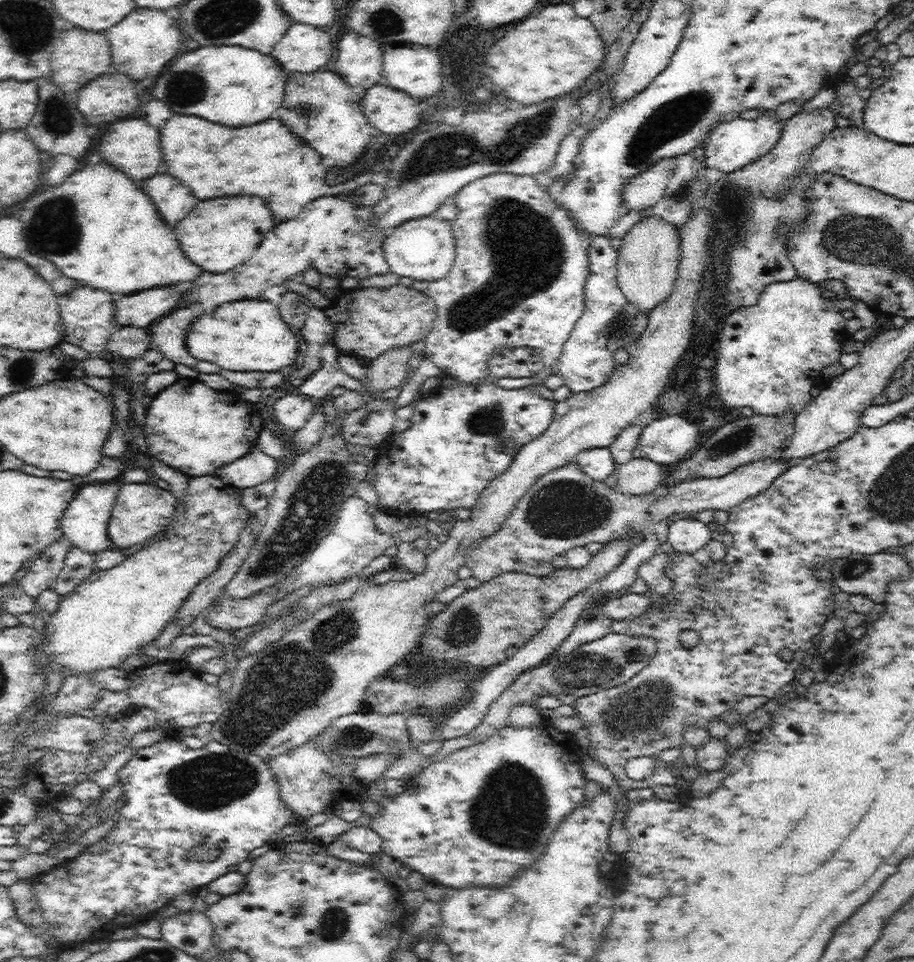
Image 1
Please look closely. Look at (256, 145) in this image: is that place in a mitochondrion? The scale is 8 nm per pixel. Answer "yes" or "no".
no

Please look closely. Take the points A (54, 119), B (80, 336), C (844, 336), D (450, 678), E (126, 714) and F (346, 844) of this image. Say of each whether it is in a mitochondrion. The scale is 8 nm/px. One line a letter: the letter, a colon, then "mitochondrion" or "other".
A: mitochondrion
B: other
C: other
D: mitochondrion
E: mitochondrion
F: other

